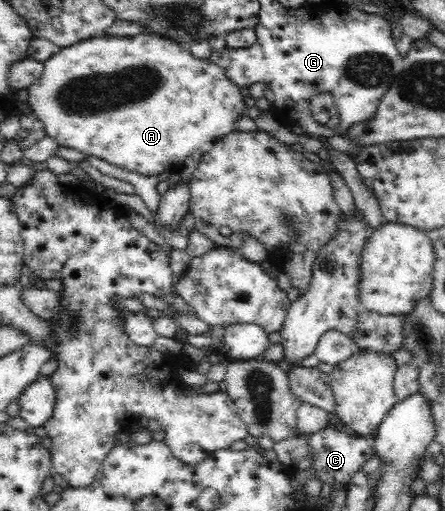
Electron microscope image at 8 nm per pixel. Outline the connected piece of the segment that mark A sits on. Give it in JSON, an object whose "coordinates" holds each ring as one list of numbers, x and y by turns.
{"coordinates":[[141,33,136,34,136,36,104,36,99,34,97,37,93,36,72,46,60,48,57,53,44,61,42,78,29,86,27,90,29,95,27,103,32,108,32,112,44,122,47,136,56,140,60,146,74,148,74,150,84,152,92,158,104,160,112,166,119,166,129,170,129,172,136,172,143,176,155,176,166,170,175,172,181,169,186,158,193,152,205,151,214,142,222,140,226,134,235,132,236,122,244,116,244,112,248,109,244,97,240,93,241,87,228,77,226,69,216,65,208,58,194,57,189,50,182,47,178,42,174,42,170,38,163,38,158,34]]}

